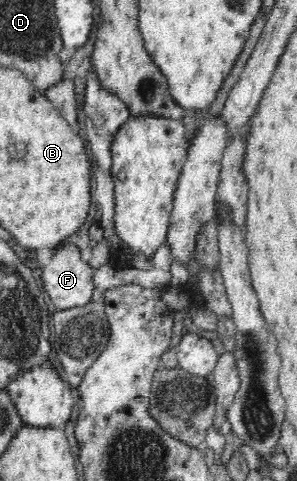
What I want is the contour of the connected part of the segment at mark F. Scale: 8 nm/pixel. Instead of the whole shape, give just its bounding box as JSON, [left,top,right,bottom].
[41,243,94,311]

